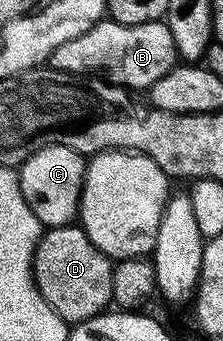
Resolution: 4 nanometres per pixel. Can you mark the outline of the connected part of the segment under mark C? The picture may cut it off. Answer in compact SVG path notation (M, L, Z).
M63 146L44 148L22 163L20 177L24 200L28 200L32 212L36 212L36 220L40 220L46 230L73 226L79 221L87 165L83 155Z

